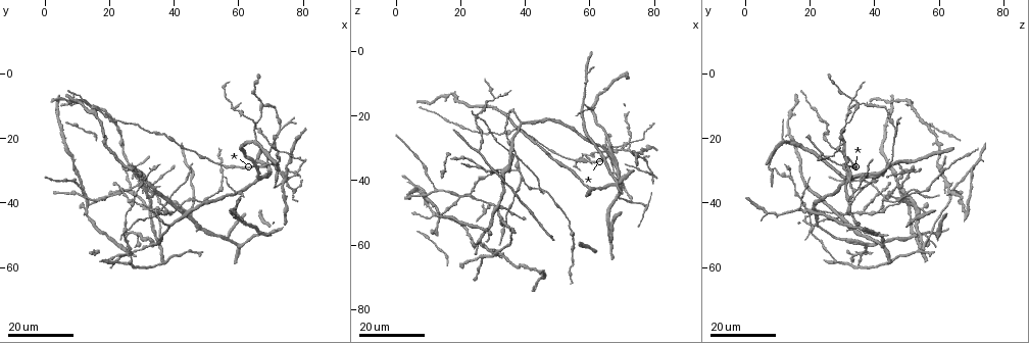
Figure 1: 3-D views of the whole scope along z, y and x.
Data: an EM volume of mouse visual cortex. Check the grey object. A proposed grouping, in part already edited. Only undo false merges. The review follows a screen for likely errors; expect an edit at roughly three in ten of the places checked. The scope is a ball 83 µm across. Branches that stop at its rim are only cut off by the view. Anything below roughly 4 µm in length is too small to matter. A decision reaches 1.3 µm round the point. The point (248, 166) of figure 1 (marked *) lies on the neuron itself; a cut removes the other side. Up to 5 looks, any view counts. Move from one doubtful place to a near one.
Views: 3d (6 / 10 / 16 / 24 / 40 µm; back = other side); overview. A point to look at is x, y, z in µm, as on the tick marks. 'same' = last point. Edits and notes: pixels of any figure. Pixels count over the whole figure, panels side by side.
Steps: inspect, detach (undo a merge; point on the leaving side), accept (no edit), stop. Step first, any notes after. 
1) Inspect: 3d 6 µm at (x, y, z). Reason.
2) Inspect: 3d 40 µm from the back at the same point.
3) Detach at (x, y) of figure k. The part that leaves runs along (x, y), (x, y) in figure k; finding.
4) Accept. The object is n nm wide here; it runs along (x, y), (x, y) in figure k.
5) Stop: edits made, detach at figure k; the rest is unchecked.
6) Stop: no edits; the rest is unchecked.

Inspect: 3d 24 µm at (61.0, 37.5, 18.0).

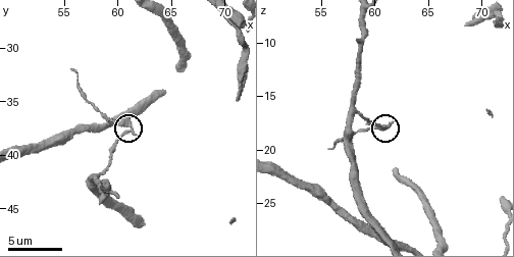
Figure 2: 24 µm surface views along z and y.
Inspect: 3d 10 µm at (61.2, 37.6, 17.6).

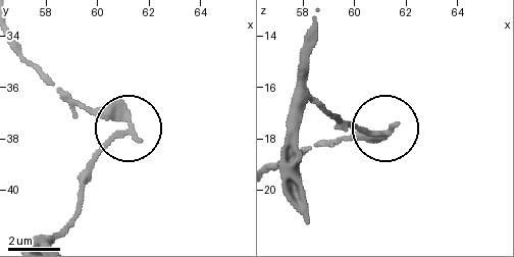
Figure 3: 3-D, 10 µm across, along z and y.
Detach at (90, 114) of figure 3. The object is 200 nm wide here; the part that leaves runs along (125, 129), (62, 96), (29, 63), (20, 43) in figure 3; two neurons meet here.

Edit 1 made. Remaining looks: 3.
Inspect: 3d 16 µm at (58.5, 41.5, 17.0). A fork.

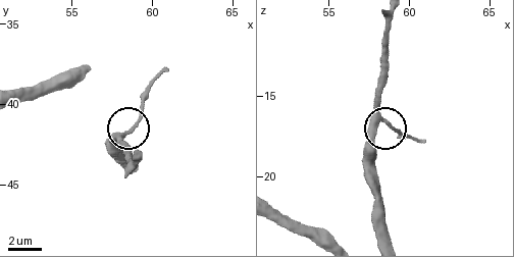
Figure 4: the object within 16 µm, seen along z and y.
Inspect: 3d 10 µm at (58.1, 41.9, 16.4).

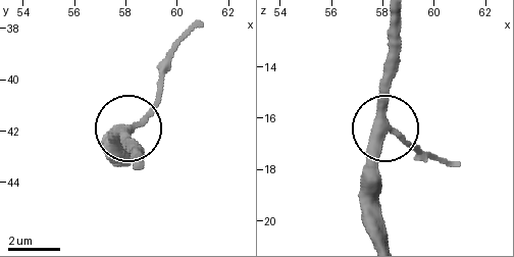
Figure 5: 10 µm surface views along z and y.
Accept. The object is 310 nm wide here; it runs along (386, 240), (372, 194), (374, 141), (392, 130), (416, 152) in figure 5; all the same neuron.

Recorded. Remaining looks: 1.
Stop: edits made, detach at figure 3; the rest is unchecked.

